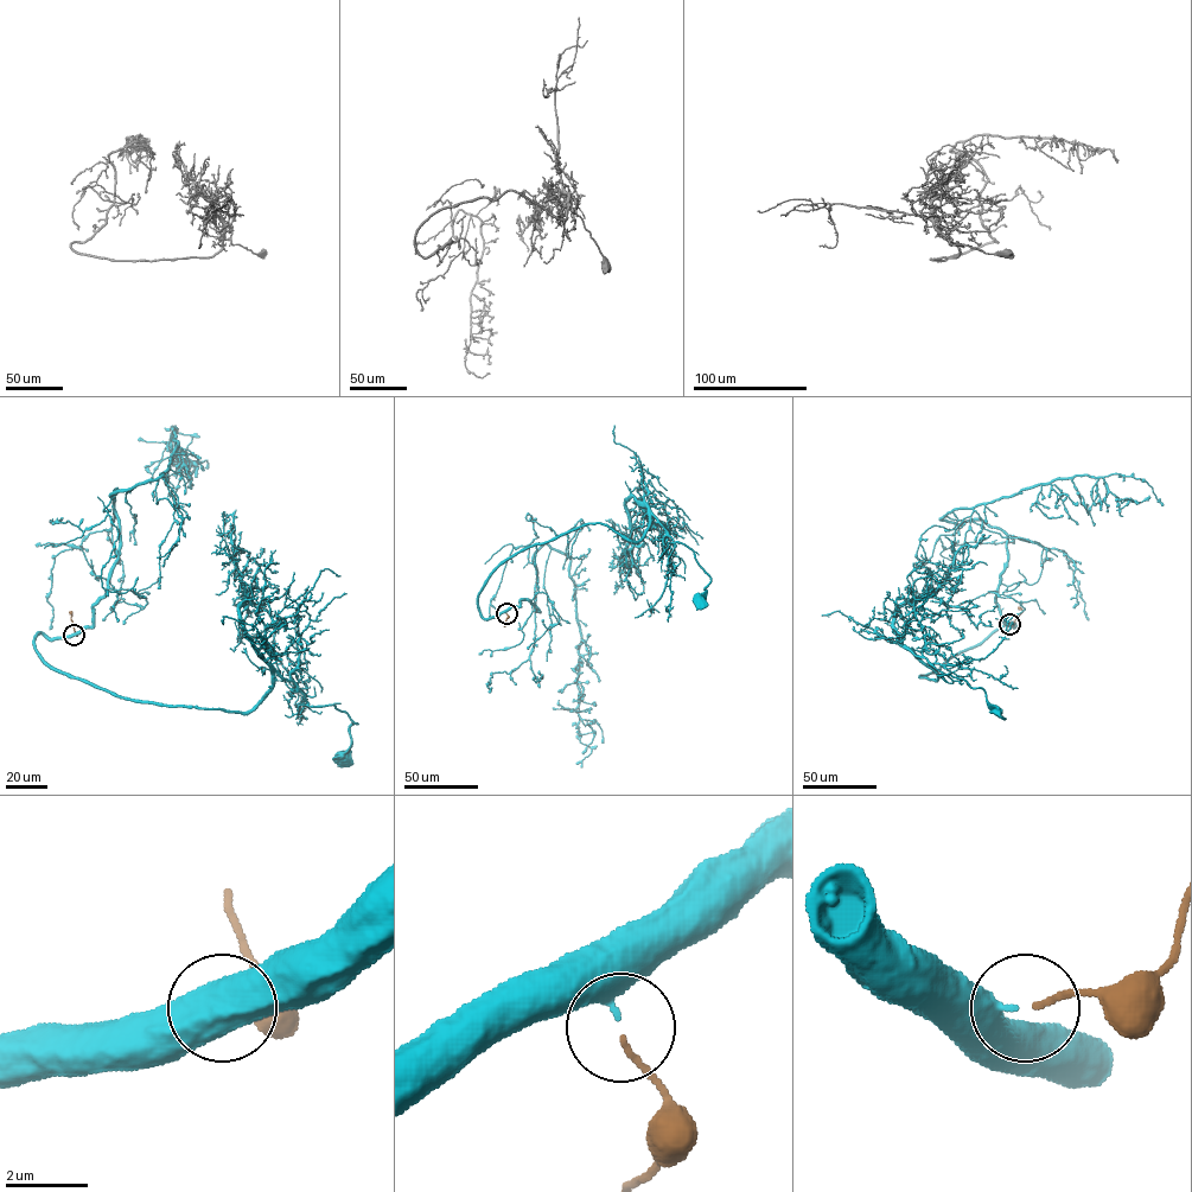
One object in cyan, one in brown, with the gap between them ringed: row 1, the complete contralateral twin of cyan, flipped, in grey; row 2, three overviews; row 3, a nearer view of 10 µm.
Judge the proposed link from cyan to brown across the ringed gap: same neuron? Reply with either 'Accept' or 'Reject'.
Accept

